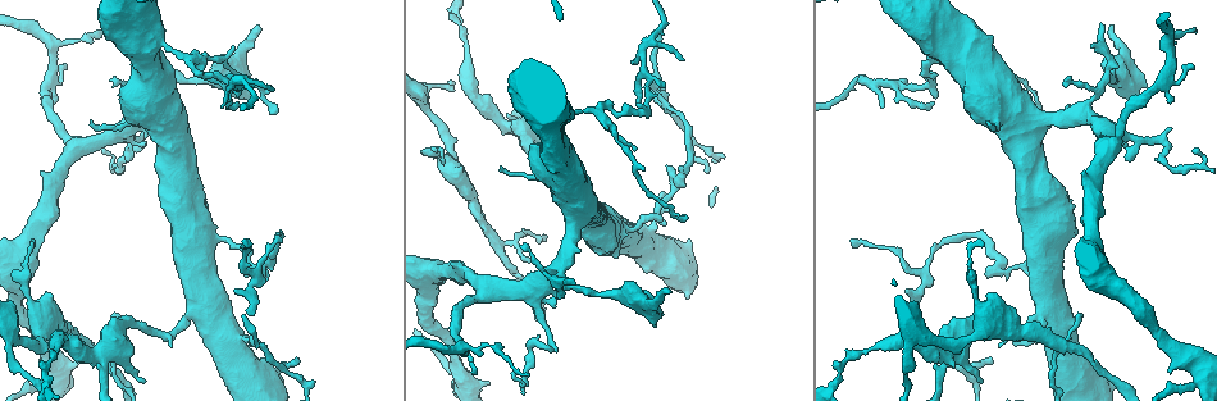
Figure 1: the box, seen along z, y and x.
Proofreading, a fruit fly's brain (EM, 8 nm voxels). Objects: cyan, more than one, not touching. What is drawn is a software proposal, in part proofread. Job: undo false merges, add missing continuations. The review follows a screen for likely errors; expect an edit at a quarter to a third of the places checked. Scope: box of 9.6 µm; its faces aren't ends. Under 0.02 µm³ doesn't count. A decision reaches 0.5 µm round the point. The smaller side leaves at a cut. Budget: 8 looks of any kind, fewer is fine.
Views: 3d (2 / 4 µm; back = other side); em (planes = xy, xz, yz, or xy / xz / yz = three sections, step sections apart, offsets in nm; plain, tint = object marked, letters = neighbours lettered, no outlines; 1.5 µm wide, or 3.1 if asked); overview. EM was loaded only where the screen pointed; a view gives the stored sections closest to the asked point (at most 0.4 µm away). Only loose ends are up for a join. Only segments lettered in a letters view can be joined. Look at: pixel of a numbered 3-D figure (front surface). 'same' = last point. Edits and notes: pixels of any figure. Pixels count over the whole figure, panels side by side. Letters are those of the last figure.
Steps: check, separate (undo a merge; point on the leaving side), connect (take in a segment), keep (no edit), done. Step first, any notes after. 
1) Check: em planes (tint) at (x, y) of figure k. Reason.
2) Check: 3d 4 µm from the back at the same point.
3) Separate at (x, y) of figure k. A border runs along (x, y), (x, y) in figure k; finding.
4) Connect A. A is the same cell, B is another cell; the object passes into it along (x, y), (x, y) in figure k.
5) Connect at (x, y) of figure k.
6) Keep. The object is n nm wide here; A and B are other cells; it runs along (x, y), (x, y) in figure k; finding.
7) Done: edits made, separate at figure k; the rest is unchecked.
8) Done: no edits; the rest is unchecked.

Check: em xz step 4 (tint) at (543, 320) of figure 1. Sharp bend.

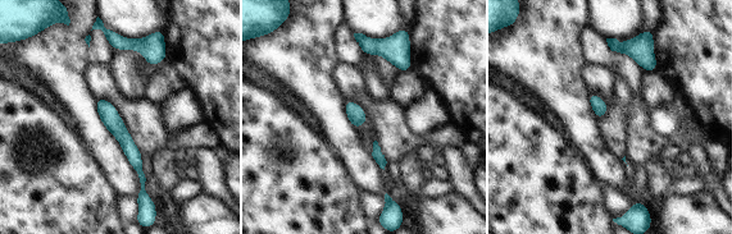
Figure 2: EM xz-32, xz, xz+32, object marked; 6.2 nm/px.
Check: em xz step 4 (letters) at the same point. What lies round it.

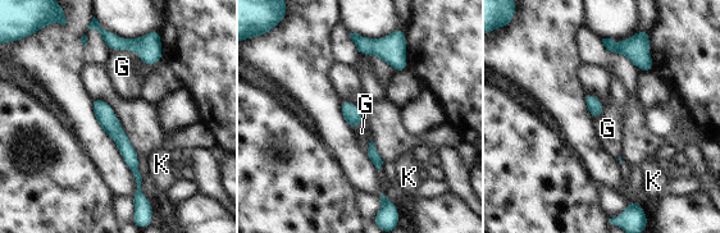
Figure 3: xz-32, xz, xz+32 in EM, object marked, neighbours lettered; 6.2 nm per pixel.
Keep. G and K are other cells; it runs along (95, 101), (131, 158), (139, 192) in figure 3; all the same cell.

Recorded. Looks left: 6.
Check: em planes (letters) at (539, 155) of figure 1. Branch stops here.

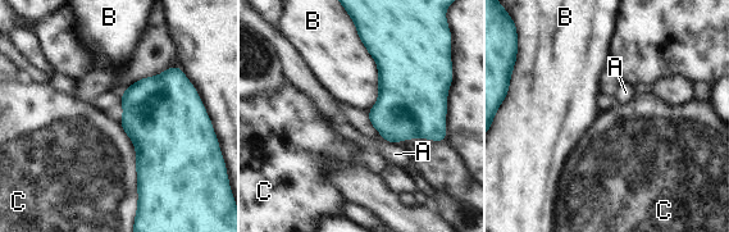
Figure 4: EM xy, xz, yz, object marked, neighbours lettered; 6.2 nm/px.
Keep. The longest contact is with B, 550 nm; A, B and C are other cells; a border runs along (355, 27), (377, 68), (367, 112) in figure 4; none of them fits.

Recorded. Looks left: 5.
Check: em xy step 4 (letters) at (274, 113) of figure 1. End of a long branch.

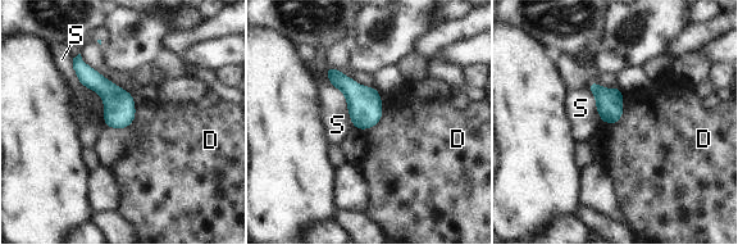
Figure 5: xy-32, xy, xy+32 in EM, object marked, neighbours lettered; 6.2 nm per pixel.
Check: em planes (letters) at the same point.

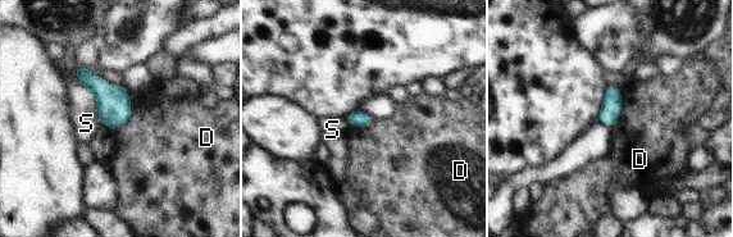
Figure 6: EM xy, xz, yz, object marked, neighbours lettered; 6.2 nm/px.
Keep. D and S are other cells; none of them fits.

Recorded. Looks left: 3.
Check: 3d 2 µm at (256, 25) of figure 1. Branch stops here.

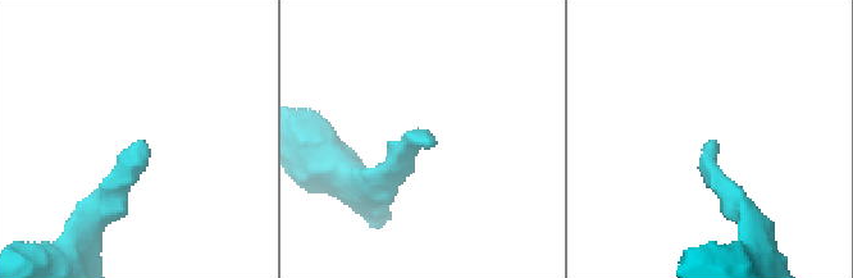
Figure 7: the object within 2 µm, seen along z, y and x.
Check: em xz step 4 (letters) at (141, 140) of figure 7.

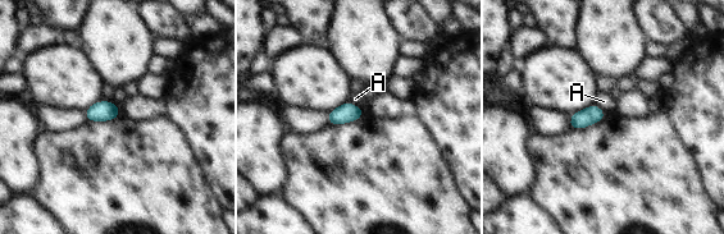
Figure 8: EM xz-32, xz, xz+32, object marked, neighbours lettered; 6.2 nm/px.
Keep. A is another cell; a border runs along (349, 99), (364, 110) in figure 8; none of them fits.

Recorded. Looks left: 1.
Done: no edits; the rest is unchecked.

